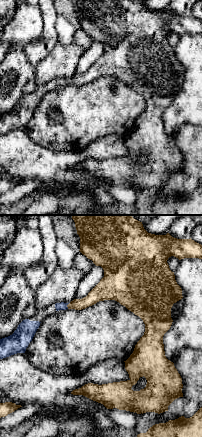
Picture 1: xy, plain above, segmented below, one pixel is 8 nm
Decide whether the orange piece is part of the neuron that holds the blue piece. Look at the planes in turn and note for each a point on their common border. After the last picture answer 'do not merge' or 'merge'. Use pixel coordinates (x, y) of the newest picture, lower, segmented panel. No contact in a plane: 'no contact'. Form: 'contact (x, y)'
contact (67, 304)

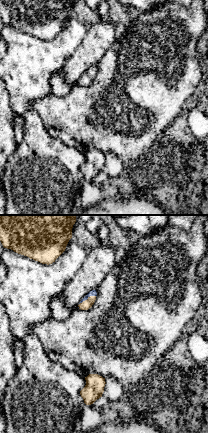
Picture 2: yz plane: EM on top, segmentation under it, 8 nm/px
contact (87, 298)

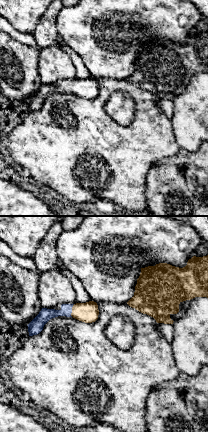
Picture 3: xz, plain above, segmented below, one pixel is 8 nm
contact (71, 310)

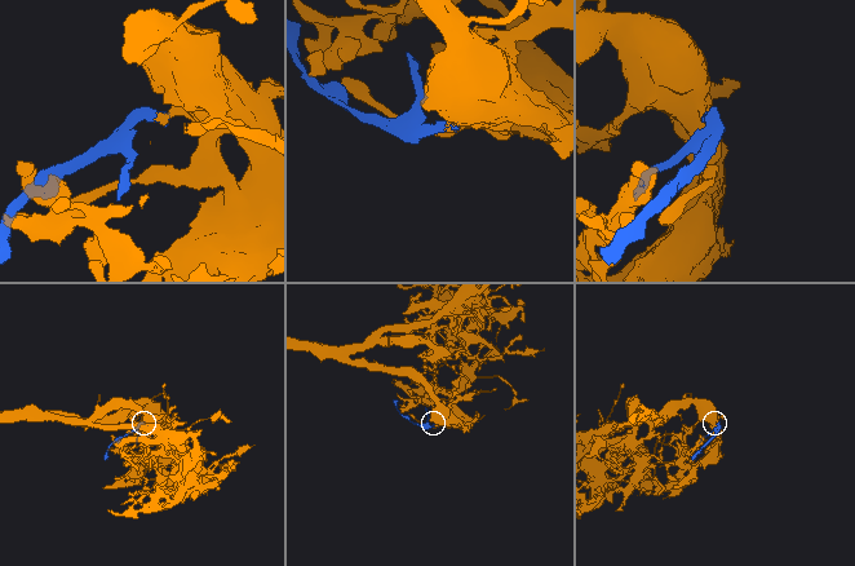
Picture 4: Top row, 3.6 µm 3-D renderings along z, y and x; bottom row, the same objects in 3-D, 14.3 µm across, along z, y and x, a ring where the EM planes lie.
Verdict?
merge

